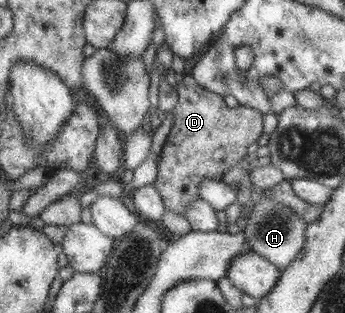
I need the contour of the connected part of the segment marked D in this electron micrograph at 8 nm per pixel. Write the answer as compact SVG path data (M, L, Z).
M186 74L177 81L175 90L177 91L177 102L171 109L171 131L159 151L157 176L152 184L161 195L164 209L184 216L189 201L194 201L199 197L199 183L203 179L222 180L223 173L226 173L232 165L236 165L247 155L246 147L254 143L262 133L263 113L243 105L228 108L222 96L204 89L192 79L190 74Z

